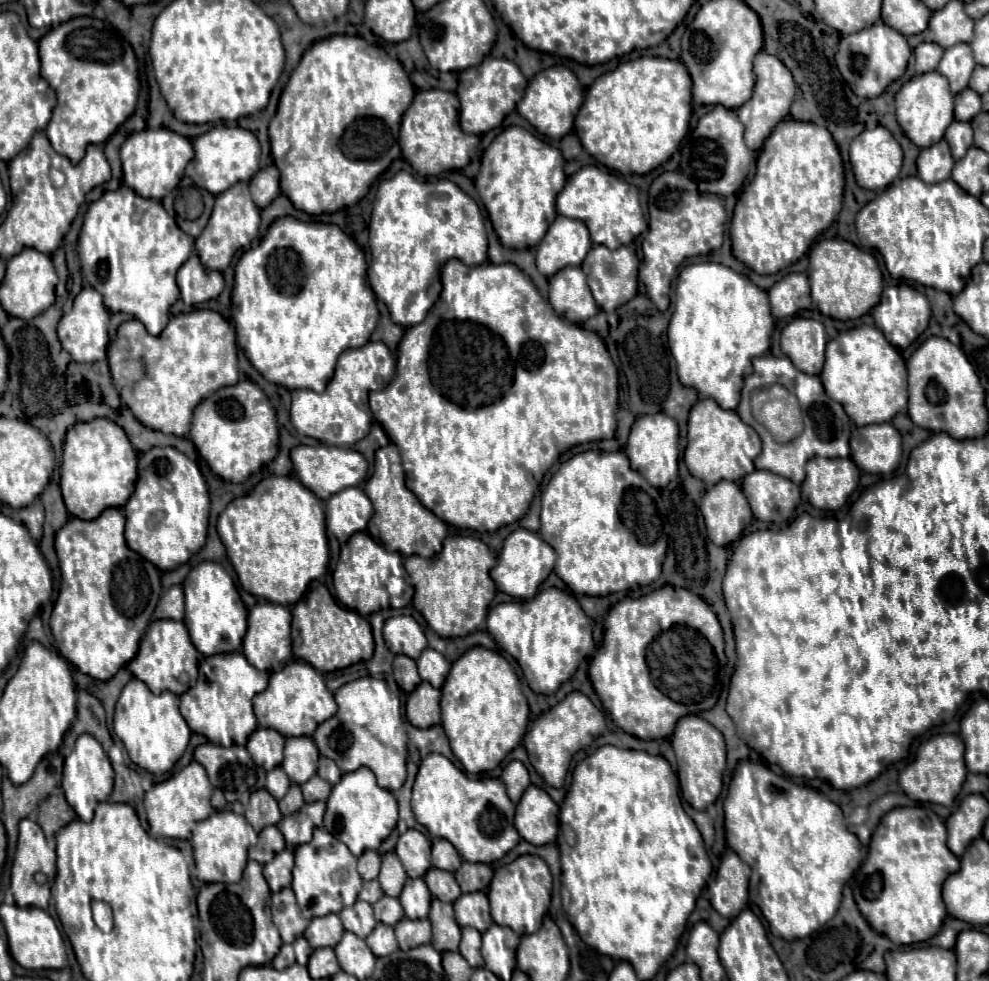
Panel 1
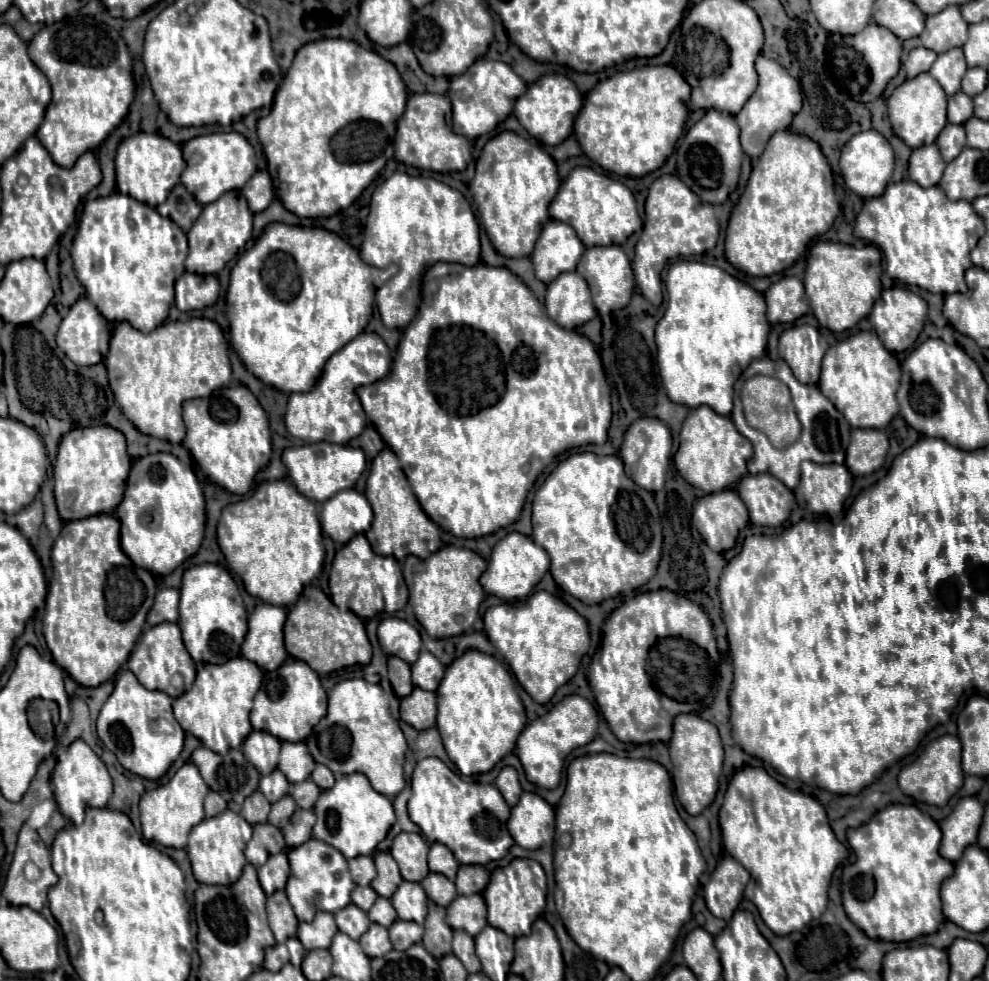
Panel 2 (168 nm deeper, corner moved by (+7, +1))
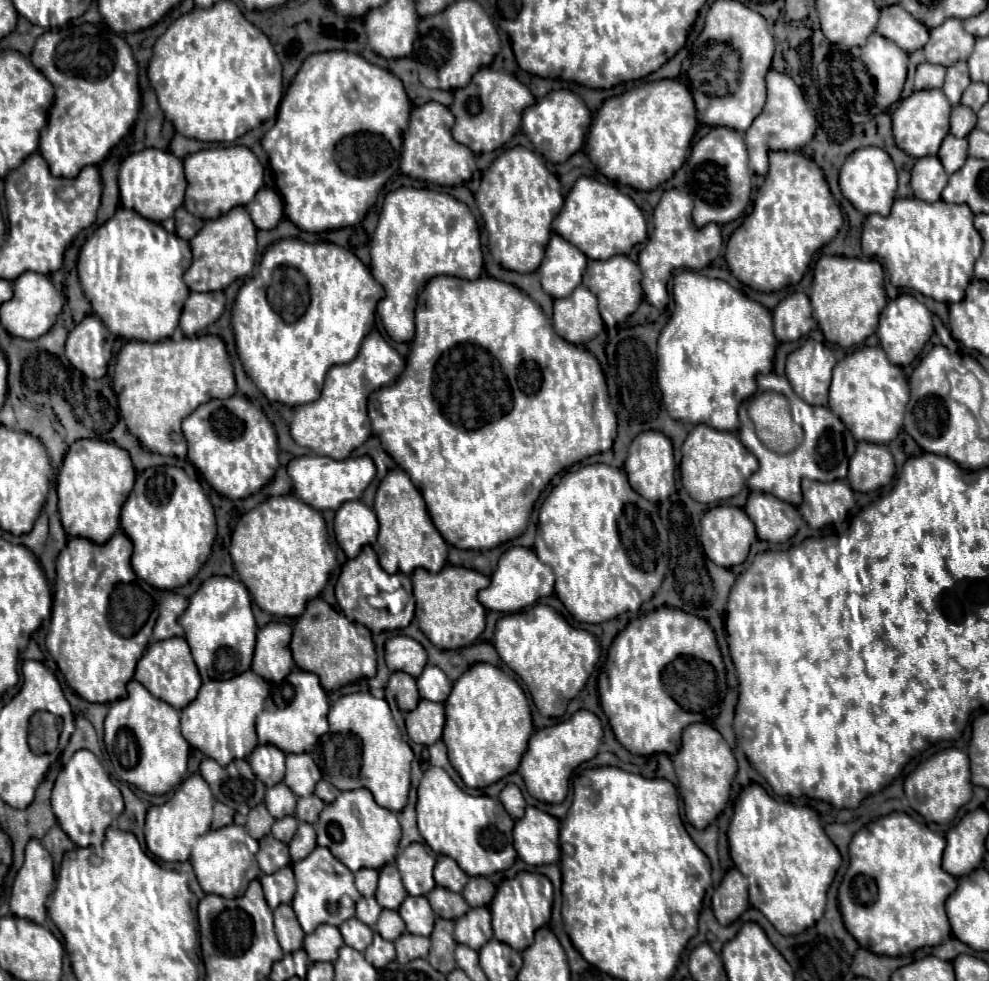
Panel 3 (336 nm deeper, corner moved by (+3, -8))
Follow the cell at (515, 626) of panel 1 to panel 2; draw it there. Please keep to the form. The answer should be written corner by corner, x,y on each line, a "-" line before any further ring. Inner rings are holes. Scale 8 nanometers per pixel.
544,590
530,594
522,602
488,608
484,614
484,632
510,664
520,686
538,704
546,704
556,688
576,674
578,662
588,650
586,620
574,608

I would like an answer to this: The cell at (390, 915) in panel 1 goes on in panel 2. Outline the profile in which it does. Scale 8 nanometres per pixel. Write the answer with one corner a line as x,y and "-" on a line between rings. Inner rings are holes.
380,896
380,898
374,902
374,908
370,908
368,918
370,918
372,922
382,924
384,928
388,928
388,926
396,920
396,912
394,912
394,906
390,904
390,900

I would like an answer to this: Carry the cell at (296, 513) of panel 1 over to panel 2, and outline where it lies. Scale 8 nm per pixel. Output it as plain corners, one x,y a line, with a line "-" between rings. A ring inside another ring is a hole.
290,480
262,482
250,498
228,504
222,510
216,528
216,538
228,560
228,566
242,578
248,594
260,598
266,604
284,606
284,608
292,606
298,600
304,586
316,578
324,562
322,530
320,530
320,522
316,530
316,516
318,516
316,504
312,500
306,500
306,496
302,496

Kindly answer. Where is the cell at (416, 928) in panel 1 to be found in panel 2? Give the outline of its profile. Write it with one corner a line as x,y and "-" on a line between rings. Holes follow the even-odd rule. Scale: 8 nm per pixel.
396,920
388,928
388,932
390,932
390,942
392,942
394,950
406,950
406,948
410,948
410,944
418,944
422,940
424,928
414,922

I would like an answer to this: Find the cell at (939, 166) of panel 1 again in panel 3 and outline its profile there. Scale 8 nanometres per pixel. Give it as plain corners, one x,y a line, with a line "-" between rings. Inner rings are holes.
922,157
912,167
910,187
916,199
928,203
940,201
940,193
946,187
946,181
948,181
948,173
944,171
938,157

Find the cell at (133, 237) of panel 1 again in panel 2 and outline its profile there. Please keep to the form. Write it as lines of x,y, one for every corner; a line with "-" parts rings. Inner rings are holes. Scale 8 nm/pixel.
120,192
86,202
72,244
74,272
86,288
86,296
90,298
90,302
102,312
106,320
128,320
140,332
152,332
158,324
162,324
168,318
170,304
174,302
174,280
184,272
186,254
186,234
174,222
160,216
148,204
142,204
132,196

